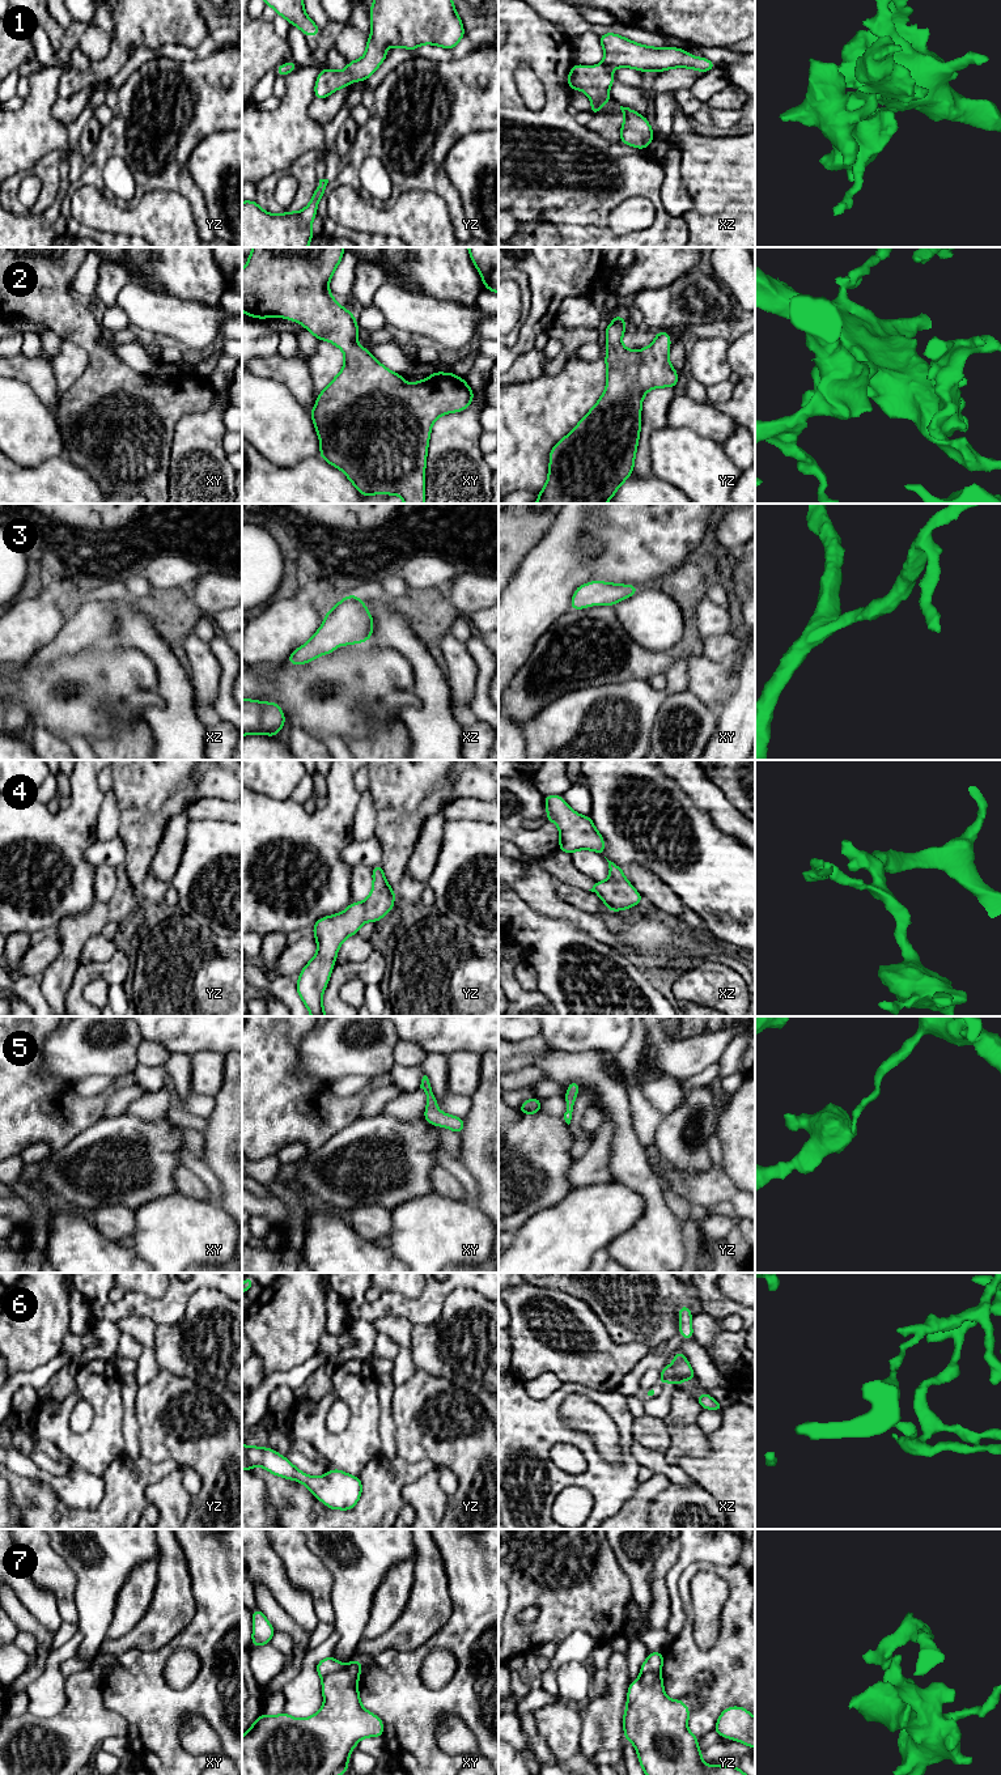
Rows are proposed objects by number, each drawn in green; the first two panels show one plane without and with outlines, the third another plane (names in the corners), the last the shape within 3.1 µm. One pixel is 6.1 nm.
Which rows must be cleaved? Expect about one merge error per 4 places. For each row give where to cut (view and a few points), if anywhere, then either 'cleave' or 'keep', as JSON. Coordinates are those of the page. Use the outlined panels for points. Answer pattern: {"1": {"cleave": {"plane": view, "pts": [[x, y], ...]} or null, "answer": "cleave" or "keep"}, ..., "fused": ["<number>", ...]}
{"1": {"cleave": null, "answer": "keep"}, "2": {"cleave": null, "answer": "keep"}, "3": {"cleave": null, "answer": "keep"}, "4": {"cleave": null, "answer": "keep"}, "5": {"cleave": null, "answer": "keep"}, "6": {"cleave": null, "answer": "keep"}, "7": {"cleave": {"plane": "xy", "pts": [[346, 1667], [322, 1678]]}, "answer": "cleave"}, "fused": ["7"]}

